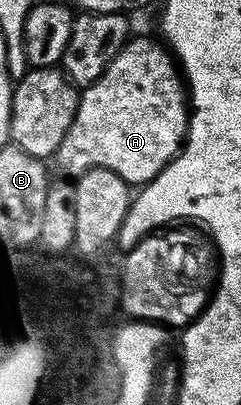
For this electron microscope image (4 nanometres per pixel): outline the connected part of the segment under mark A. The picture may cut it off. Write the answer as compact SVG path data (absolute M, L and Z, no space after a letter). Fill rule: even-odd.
M135 37L125 41L104 74L79 94L74 123L54 154L65 178L81 177L91 169L109 169L129 186L143 187L183 146L190 102L177 62L159 40Z

